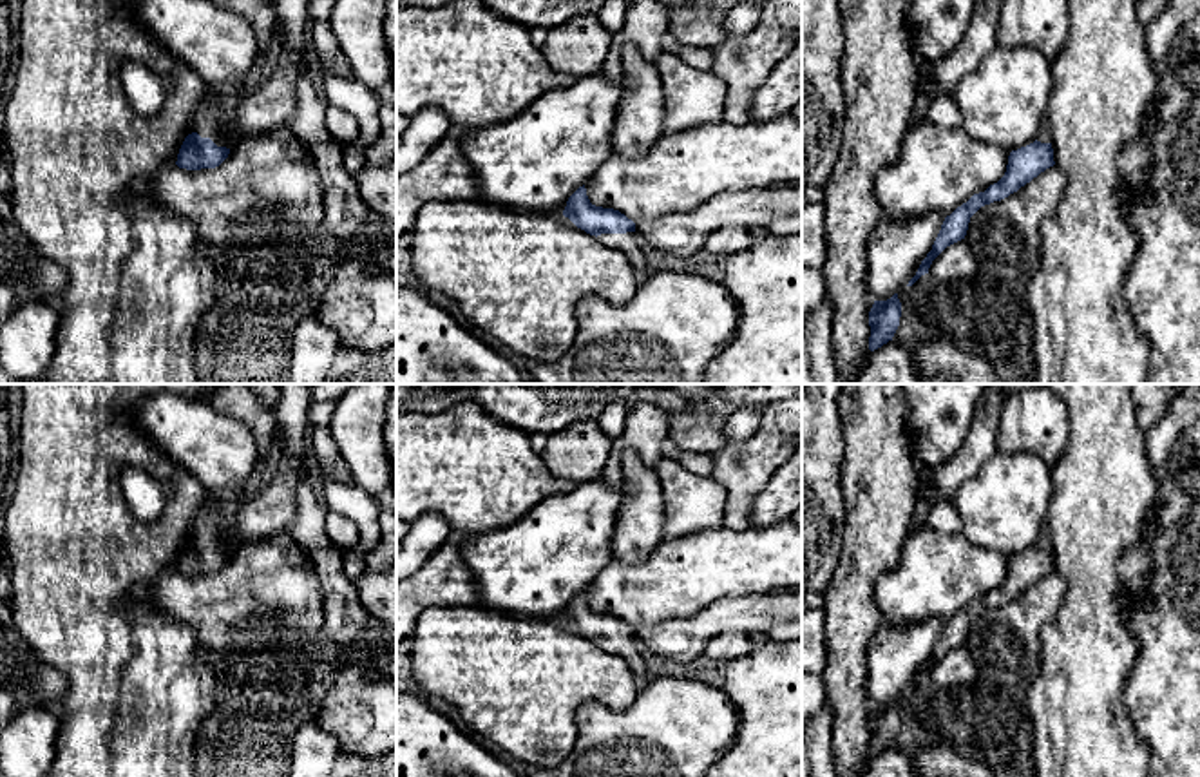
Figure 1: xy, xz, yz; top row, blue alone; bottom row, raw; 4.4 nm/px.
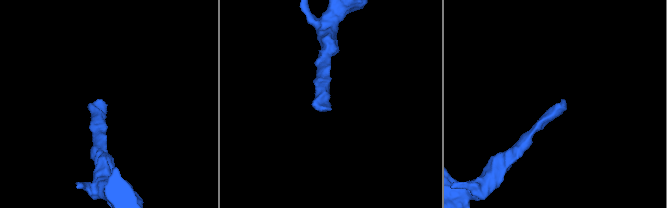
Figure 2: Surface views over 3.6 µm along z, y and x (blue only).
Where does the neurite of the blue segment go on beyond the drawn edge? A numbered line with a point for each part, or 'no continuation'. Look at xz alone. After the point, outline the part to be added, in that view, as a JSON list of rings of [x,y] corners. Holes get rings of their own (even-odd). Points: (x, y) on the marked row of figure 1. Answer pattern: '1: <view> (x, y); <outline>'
1: xz (630, 245); [[[635,232],[601,234],[597,239],[608,248],[621,250],[632,261],[639,283],[652,273],[644,259],[646,246]]]

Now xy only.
1: xy (210, 122); [[[217,96],[206,98],[195,110],[195,130],[201,138],[210,138],[217,147],[230,149],[226,136],[226,116],[217,105]]]

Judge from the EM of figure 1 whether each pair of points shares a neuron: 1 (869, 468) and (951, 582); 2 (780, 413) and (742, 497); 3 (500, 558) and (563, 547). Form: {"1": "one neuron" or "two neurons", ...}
{"1": "two neurons", "2": "one neuron", "3": "one neuron"}

